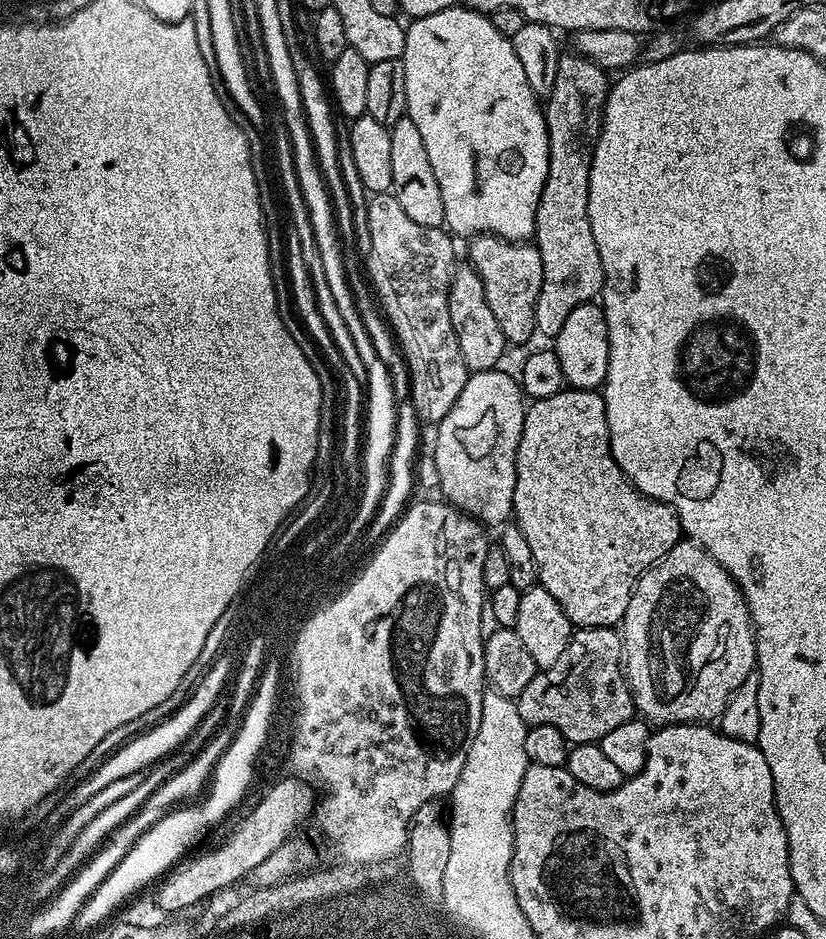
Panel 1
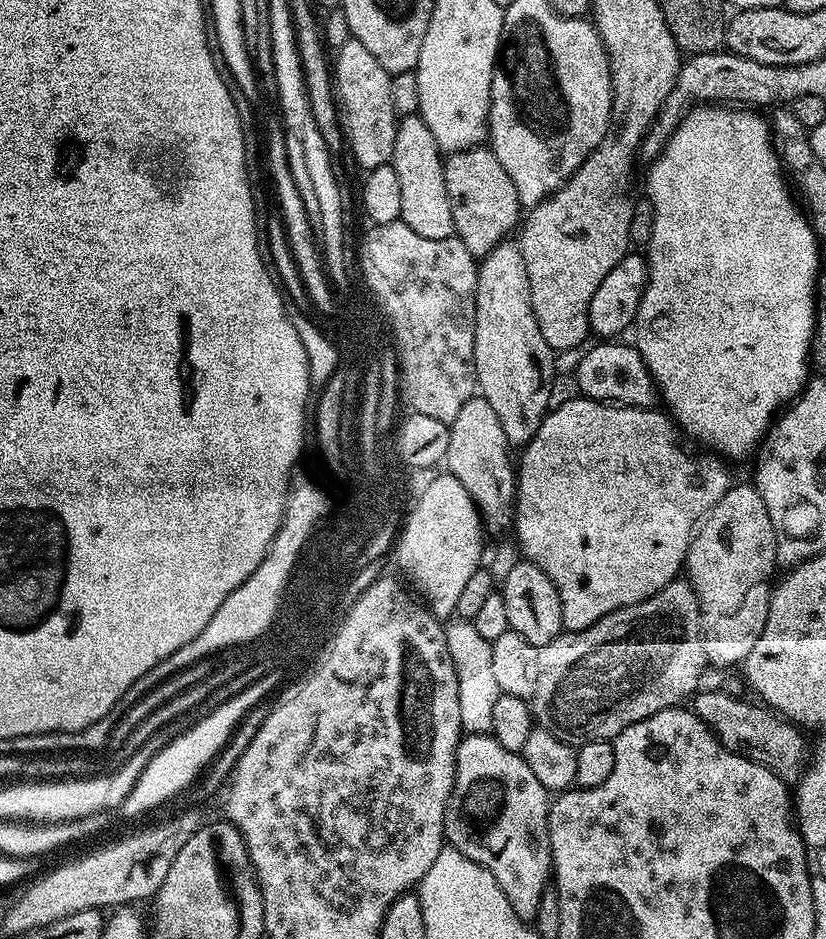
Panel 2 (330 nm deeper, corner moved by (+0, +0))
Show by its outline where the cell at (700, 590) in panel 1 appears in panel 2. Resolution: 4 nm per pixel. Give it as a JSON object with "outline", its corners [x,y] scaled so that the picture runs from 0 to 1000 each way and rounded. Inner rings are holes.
{"outline":[[[887,514],[879,526],[867,538],[860,542],[857,548],[846,555],[845,561],[839,565],[838,576],[833,583],[833,594],[831,597],[831,616],[838,622],[838,627],[843,629],[843,636],[847,642],[847,654],[850,657],[850,668],[852,671],[852,685],[857,688],[857,705],[863,712],[886,711],[900,705],[913,692],[913,688],[919,686],[923,671],[930,668],[930,637],[932,634],[932,619],[936,617],[935,608],[941,608],[939,599],[939,570],[937,560],[932,556],[932,543],[927,543],[927,535],[923,535],[923,526],[909,514]]]}

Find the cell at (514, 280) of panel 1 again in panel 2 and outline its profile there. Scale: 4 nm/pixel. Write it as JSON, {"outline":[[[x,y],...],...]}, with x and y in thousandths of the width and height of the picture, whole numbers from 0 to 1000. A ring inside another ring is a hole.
{"outline":[[[577,155],[563,162],[548,162],[536,171],[535,191],[540,194],[542,224],[550,232],[551,250],[564,258],[564,266],[577,275],[585,275],[593,266],[616,255],[626,246],[632,234],[627,202],[617,194],[617,185],[608,173],[596,163],[594,157]]]}

